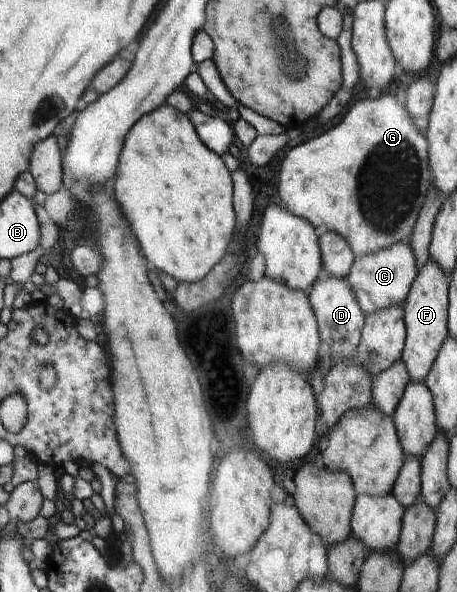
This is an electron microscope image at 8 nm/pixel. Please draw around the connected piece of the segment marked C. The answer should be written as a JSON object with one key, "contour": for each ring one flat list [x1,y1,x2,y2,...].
{"contour":[[404,241,392,243,392,247,384,247,384,251,356,257,346,279,351,284,352,291,358,296,363,310,370,315,374,311,384,311,384,307,403,305,418,277,418,269,418,256,410,241]]}

